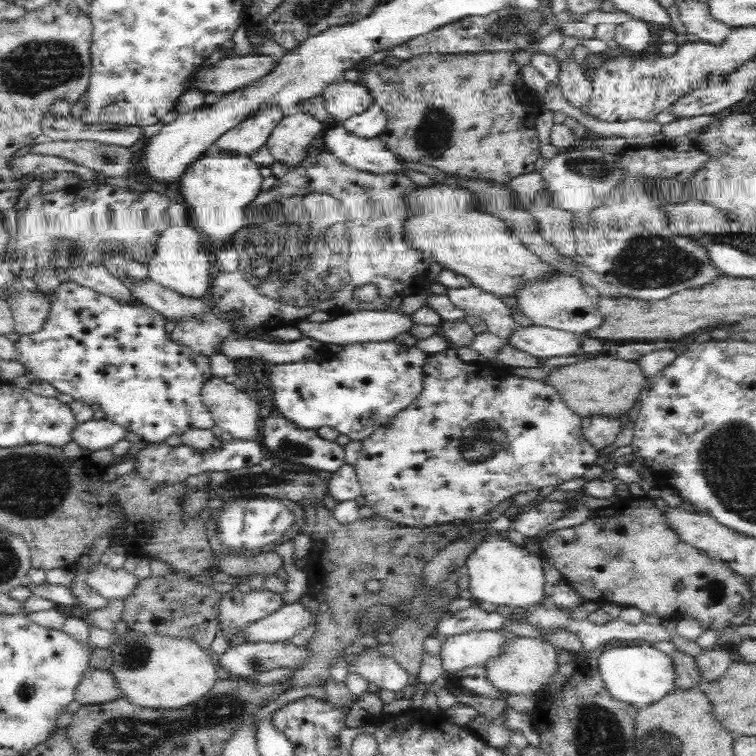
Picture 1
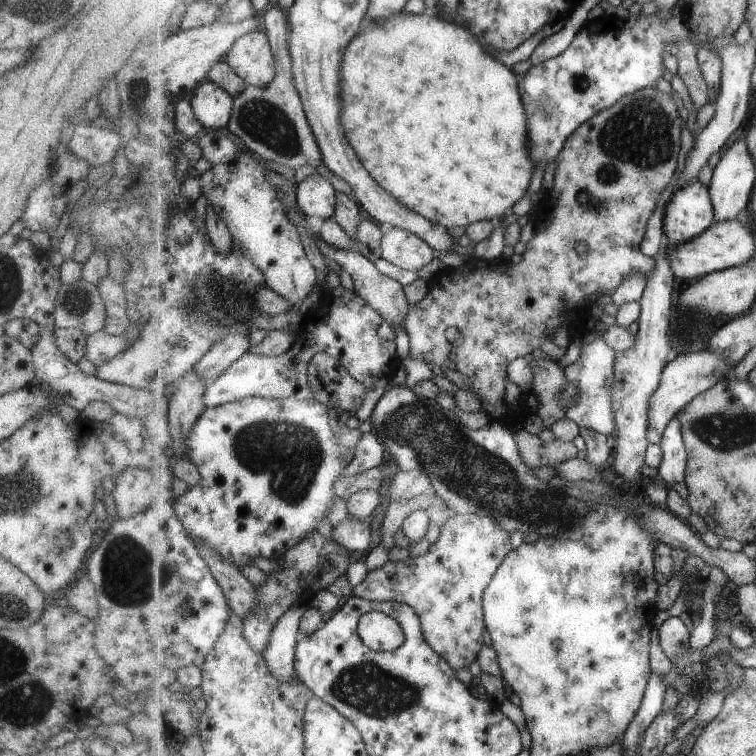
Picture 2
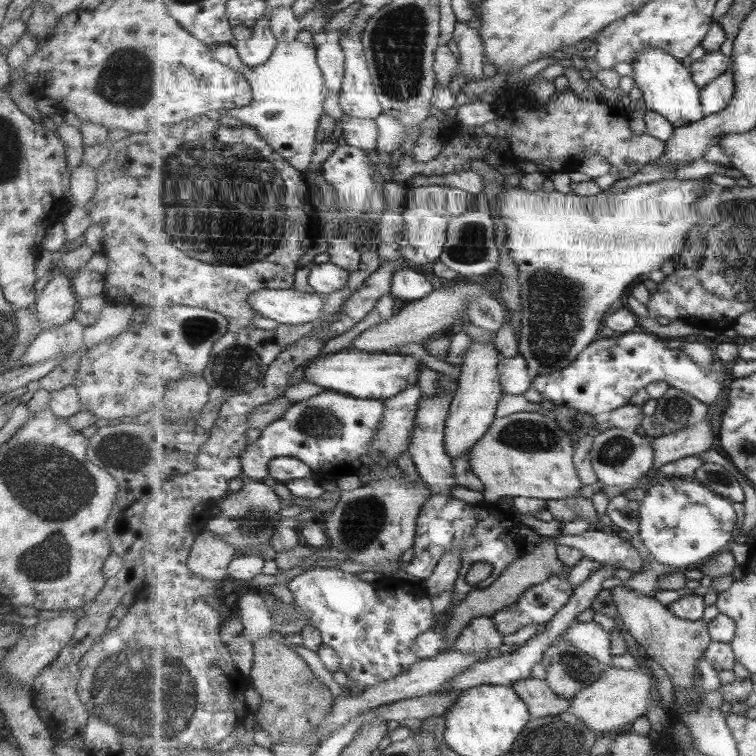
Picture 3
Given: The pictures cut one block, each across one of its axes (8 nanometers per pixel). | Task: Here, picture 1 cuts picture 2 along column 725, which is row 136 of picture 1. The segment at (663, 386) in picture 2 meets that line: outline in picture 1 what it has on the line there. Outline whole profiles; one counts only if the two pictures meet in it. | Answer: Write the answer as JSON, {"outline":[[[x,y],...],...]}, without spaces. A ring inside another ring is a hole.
{"outline":[[[374,103],[368,110],[355,114],[340,124],[358,138],[380,138],[387,125],[386,113]]]}

